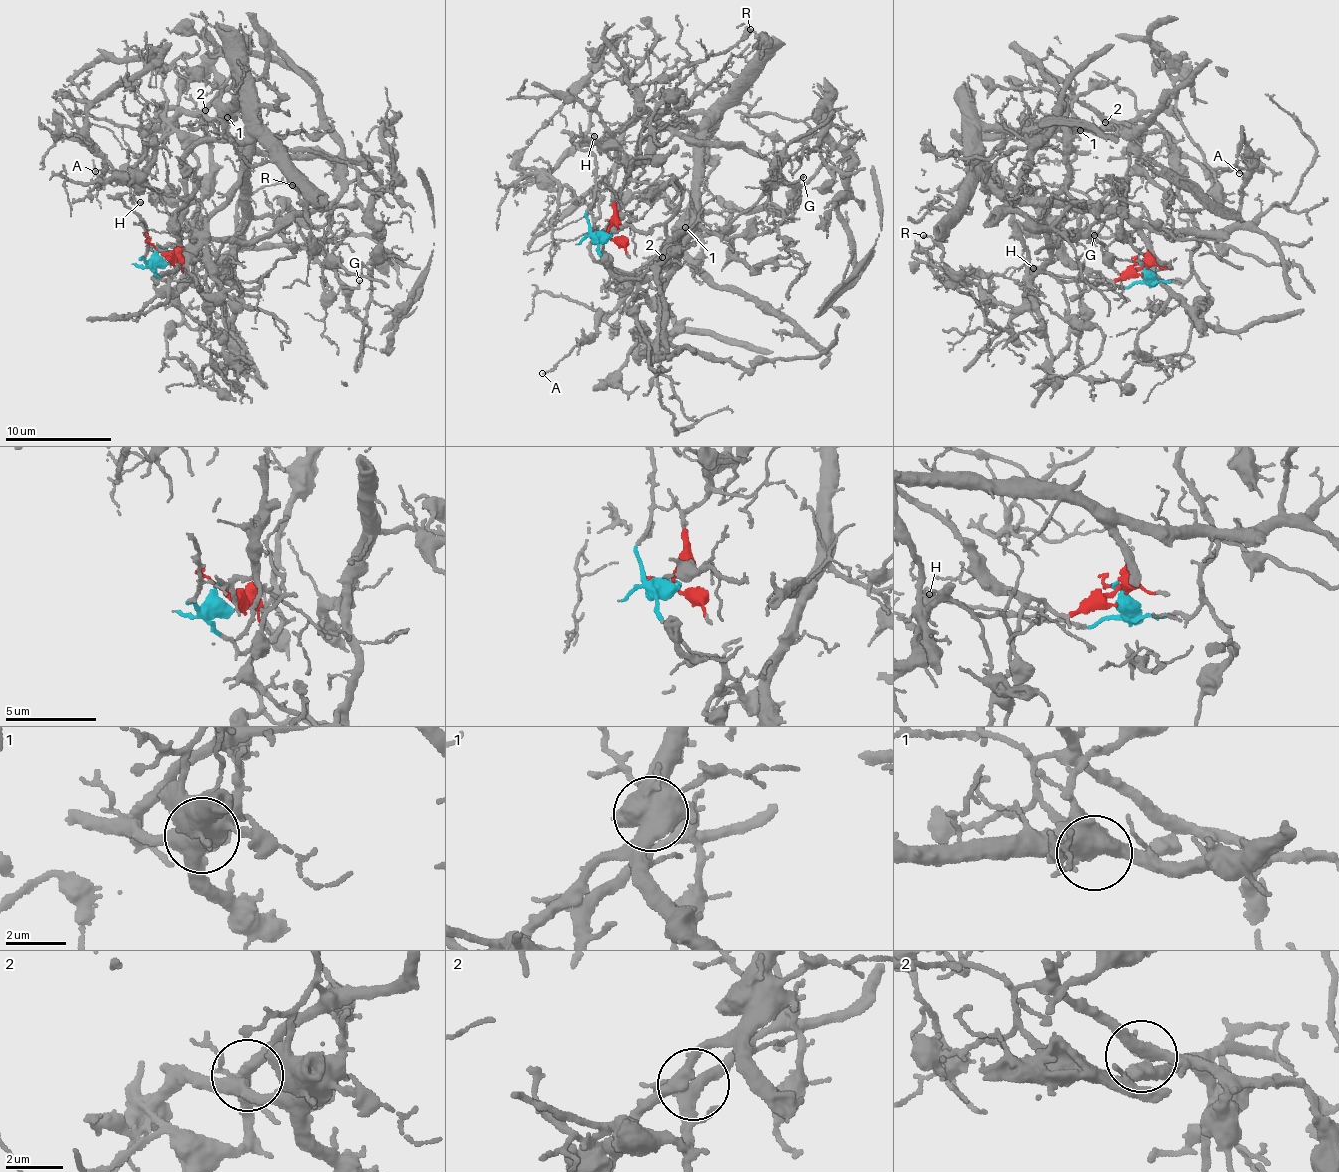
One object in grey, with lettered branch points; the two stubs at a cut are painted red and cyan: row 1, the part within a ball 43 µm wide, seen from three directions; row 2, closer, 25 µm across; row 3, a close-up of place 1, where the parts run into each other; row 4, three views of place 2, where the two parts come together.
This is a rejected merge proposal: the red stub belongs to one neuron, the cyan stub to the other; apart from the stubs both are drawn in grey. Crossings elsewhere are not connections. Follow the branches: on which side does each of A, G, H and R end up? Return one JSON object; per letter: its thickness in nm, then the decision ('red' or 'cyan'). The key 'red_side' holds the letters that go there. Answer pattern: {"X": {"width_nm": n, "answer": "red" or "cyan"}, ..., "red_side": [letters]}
{"A": {"width_nm": 90, "answer": "red"}, "G": {"width_nm": 140, "answer": "cyan"}, "H": {"width_nm": 120, "answer": "cyan"}, "R": {"width_nm": 140, "answer": "red"}, "red_side": ["A", "R"]}

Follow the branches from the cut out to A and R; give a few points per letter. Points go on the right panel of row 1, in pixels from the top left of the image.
A: (1143, 265), (1116, 278), (1083, 269), (982, 185), (979, 133), (1094, 133), (1145, 120), (1215, 174), (1239, 173)
R: (1143, 265), (1116, 278), (1083, 269), (979, 180), (967, 191), (966, 209), (940, 236), (923, 234)

